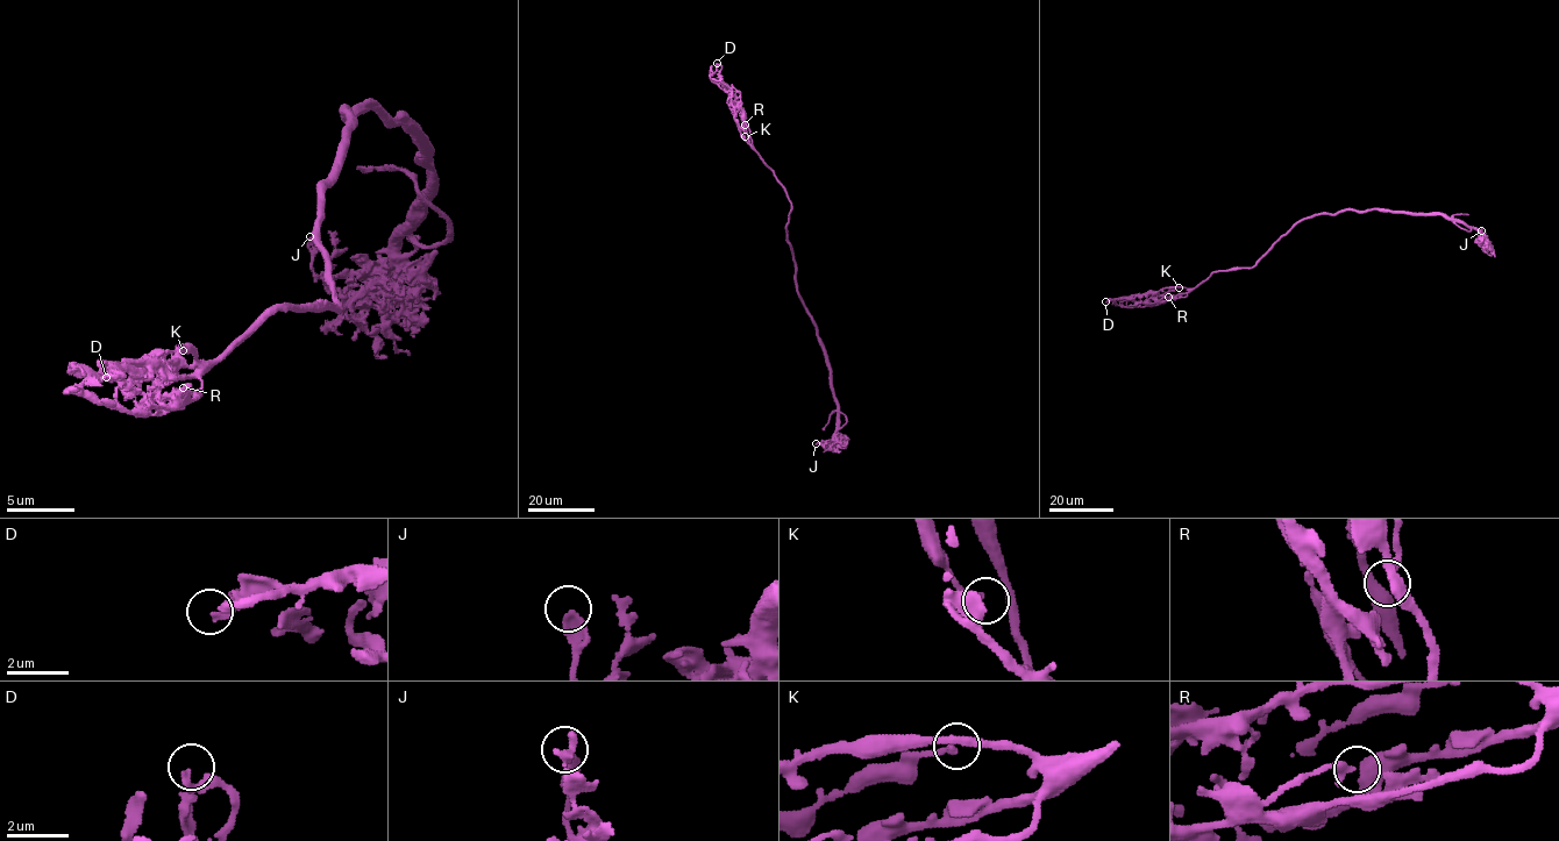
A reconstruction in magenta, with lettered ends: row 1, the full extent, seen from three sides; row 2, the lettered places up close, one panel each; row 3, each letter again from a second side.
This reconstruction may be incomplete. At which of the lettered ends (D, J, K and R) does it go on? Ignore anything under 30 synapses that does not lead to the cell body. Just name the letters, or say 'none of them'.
none of them

